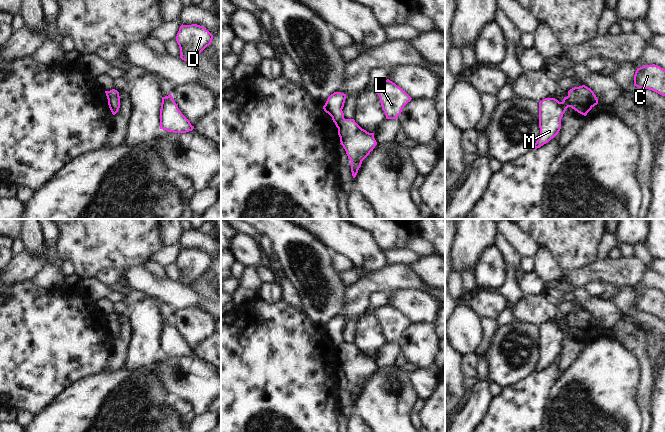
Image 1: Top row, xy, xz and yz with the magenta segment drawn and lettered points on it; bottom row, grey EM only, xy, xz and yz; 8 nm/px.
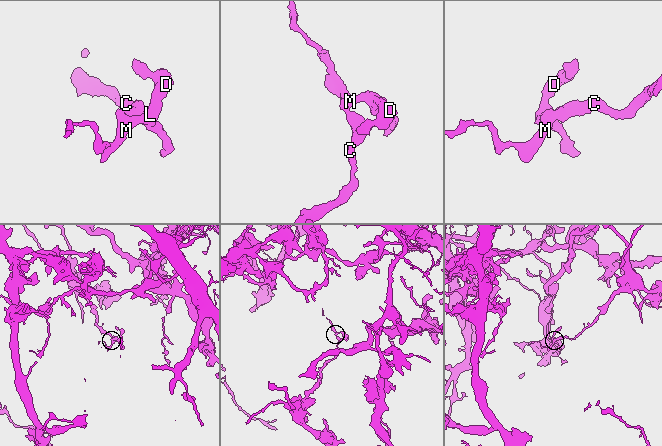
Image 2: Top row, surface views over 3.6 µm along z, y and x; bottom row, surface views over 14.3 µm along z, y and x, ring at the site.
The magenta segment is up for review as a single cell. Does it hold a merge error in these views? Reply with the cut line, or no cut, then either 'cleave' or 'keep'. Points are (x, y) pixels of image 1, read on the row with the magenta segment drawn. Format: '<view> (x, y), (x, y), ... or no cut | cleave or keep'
yz (566, 97), (569, 106) | cleave

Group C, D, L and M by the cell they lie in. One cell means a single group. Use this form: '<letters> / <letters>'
C / D L M

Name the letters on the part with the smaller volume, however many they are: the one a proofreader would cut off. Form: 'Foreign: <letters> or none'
Foreign: D, L, M

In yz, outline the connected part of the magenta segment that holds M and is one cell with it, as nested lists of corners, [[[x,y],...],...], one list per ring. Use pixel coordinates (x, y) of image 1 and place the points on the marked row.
[[[567,97],[562,102],[555,98],[545,98],[539,102],[540,137],[534,144],[534,150],[553,139],[561,129],[561,119],[569,107]]]

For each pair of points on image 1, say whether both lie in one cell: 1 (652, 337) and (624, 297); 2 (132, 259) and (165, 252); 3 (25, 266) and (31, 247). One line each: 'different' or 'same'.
1: different
2: different
3: different

